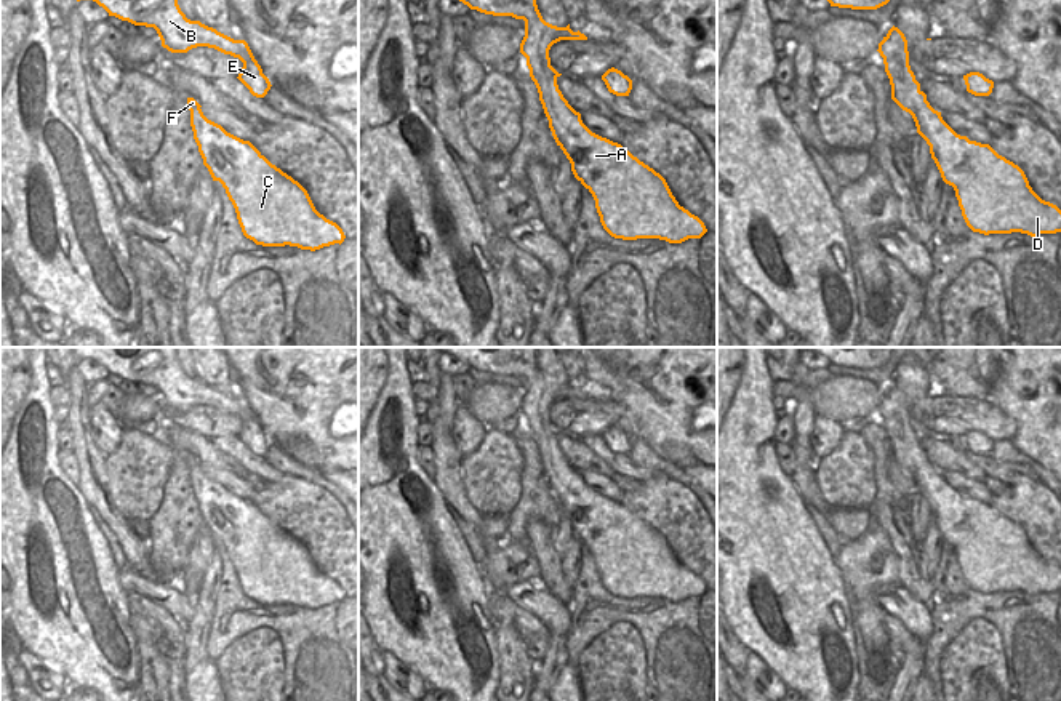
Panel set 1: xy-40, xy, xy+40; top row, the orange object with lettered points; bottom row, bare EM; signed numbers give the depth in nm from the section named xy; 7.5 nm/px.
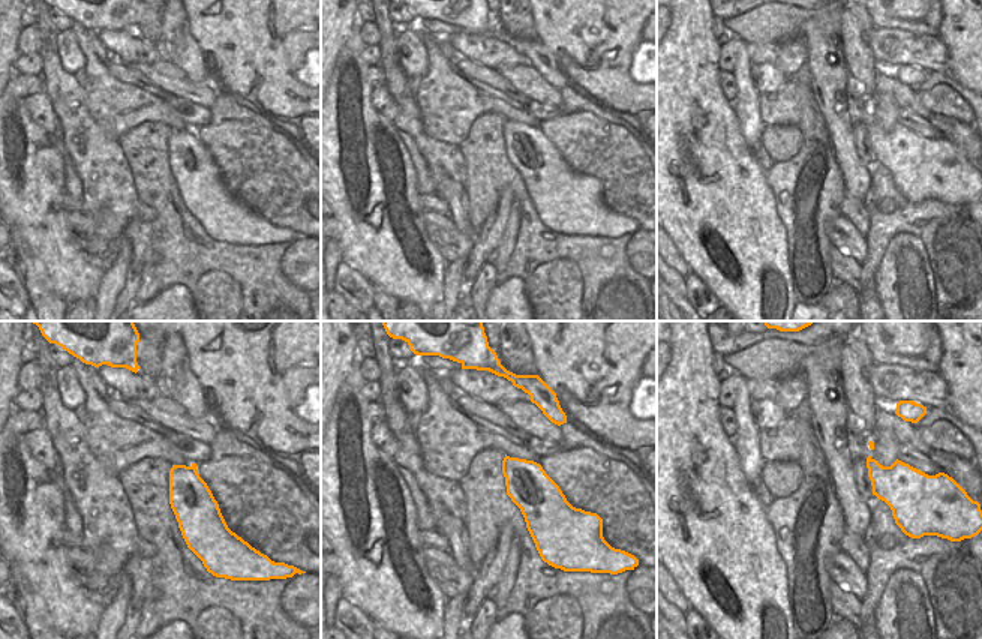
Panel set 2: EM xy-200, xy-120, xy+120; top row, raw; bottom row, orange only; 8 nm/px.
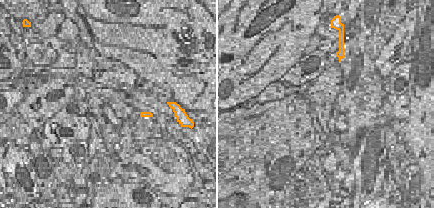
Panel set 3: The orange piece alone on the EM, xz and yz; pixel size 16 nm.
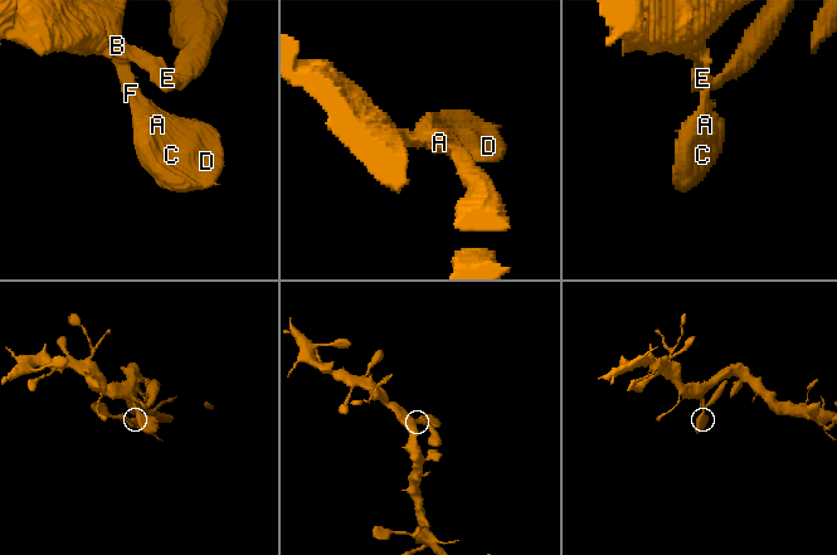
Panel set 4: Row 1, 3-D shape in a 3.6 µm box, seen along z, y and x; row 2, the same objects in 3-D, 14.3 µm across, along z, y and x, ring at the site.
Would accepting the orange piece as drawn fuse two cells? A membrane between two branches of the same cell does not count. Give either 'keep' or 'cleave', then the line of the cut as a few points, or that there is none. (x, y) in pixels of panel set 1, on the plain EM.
keep | no cut

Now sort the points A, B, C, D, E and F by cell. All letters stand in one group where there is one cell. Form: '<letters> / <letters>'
A B C D E F

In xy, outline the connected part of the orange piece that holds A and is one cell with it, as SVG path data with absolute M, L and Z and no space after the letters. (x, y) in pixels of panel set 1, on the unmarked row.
M437 347L442 354L451 354L477 368L493 375L512 375L525 379L525 395L520 411L526 416L530 435L535 440L549 487L557 504L571 522L575 536L592 552L603 587L615 597L659 597L669 602L682 602L688 597L701 597L707 587L704 581L679 563L666 538L653 527L634 515L621 503L592 491L559 448L562 434L551 424L549 408L560 399L587 399L584 392L573 391L570 383L557 386L546 381L536 363L536 347Z

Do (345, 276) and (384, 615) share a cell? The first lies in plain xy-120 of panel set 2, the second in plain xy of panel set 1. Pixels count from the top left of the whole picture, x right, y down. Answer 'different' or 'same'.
different

